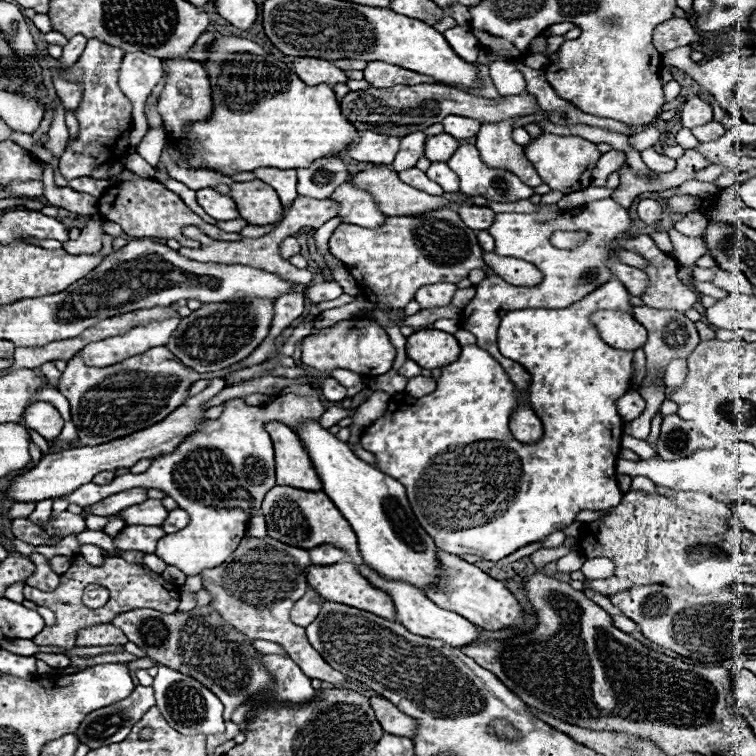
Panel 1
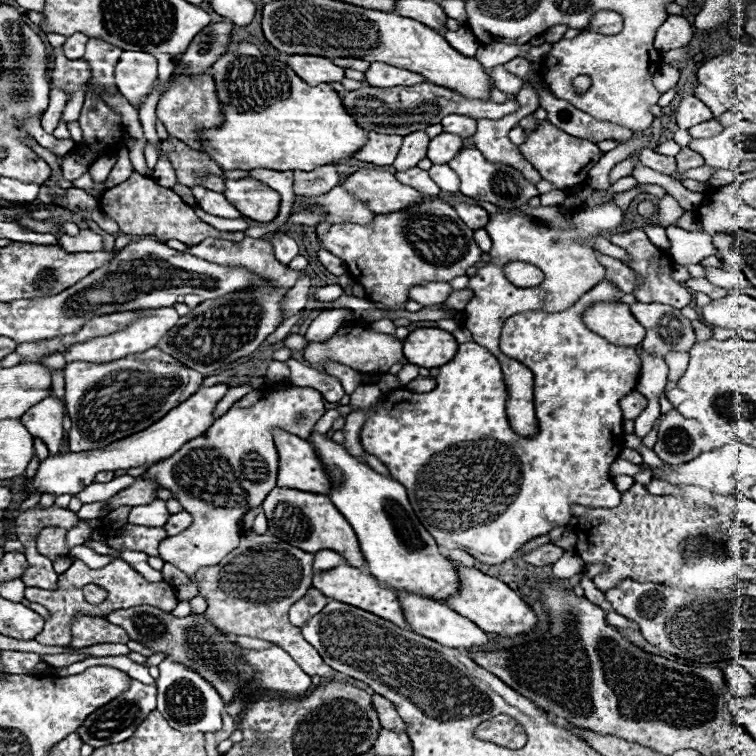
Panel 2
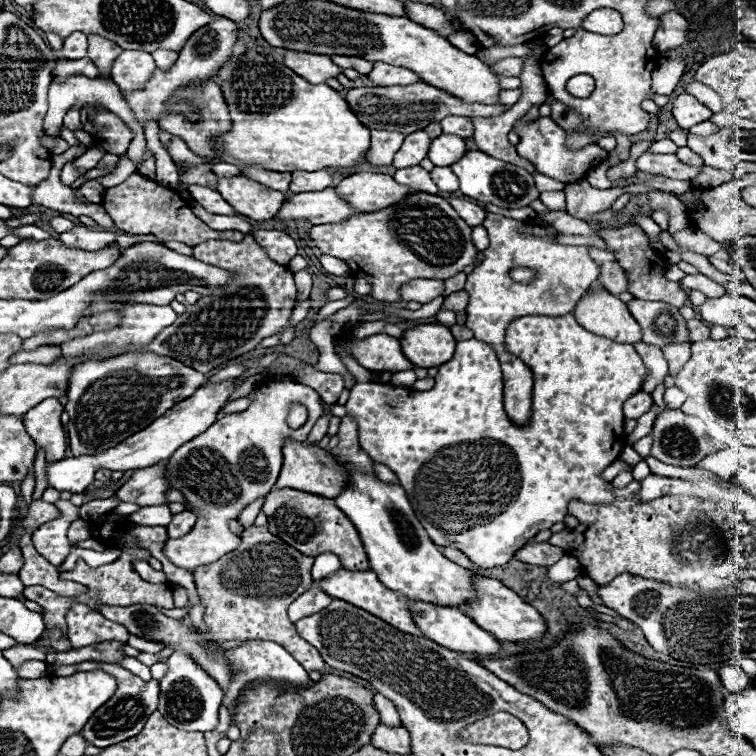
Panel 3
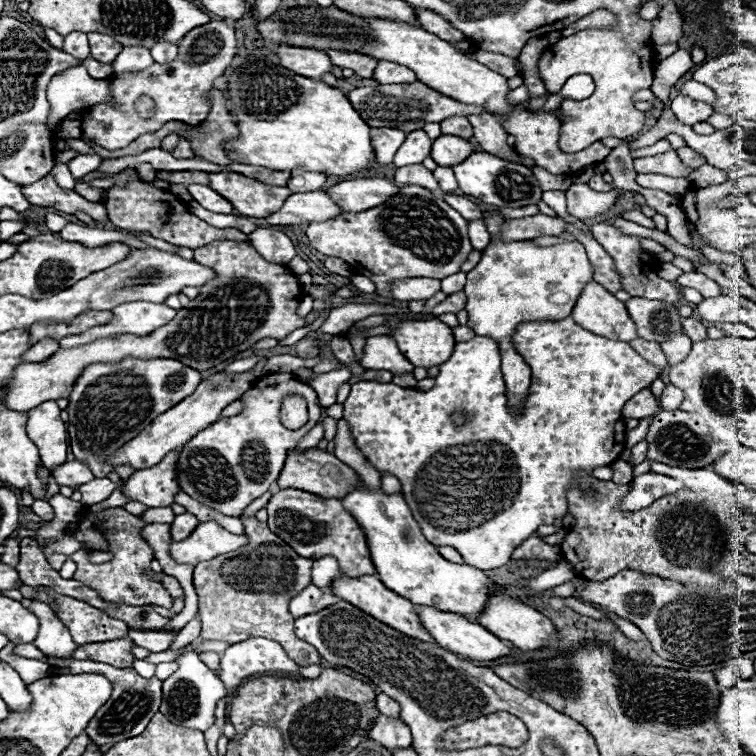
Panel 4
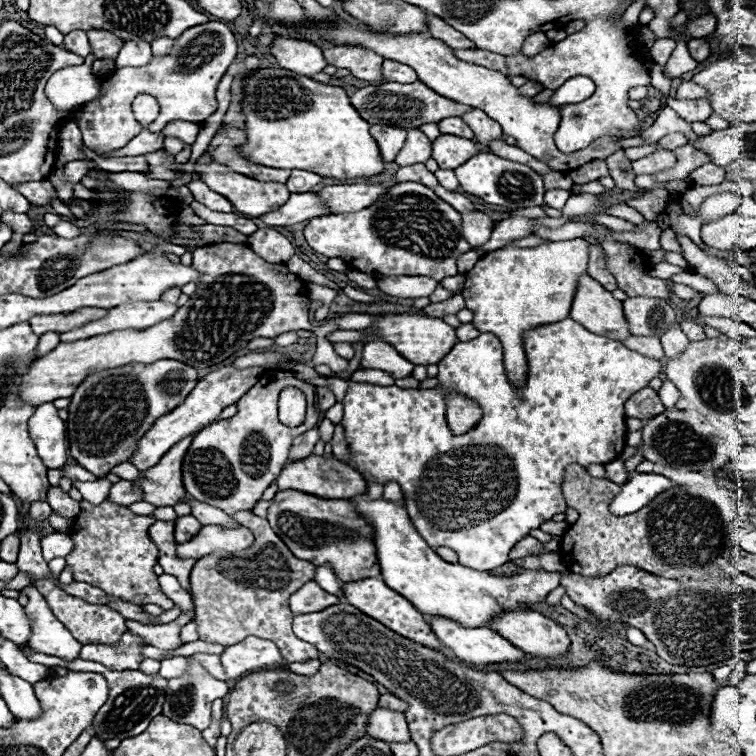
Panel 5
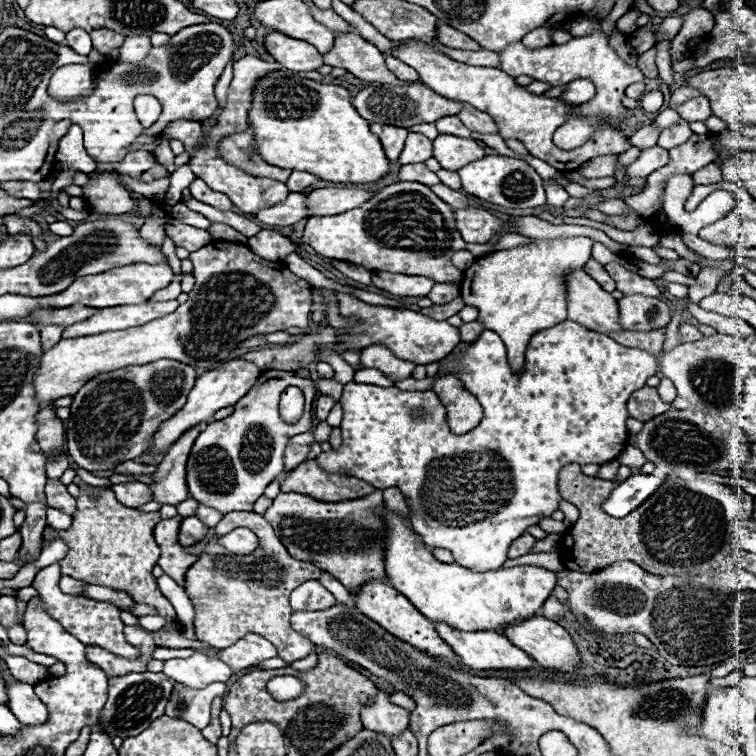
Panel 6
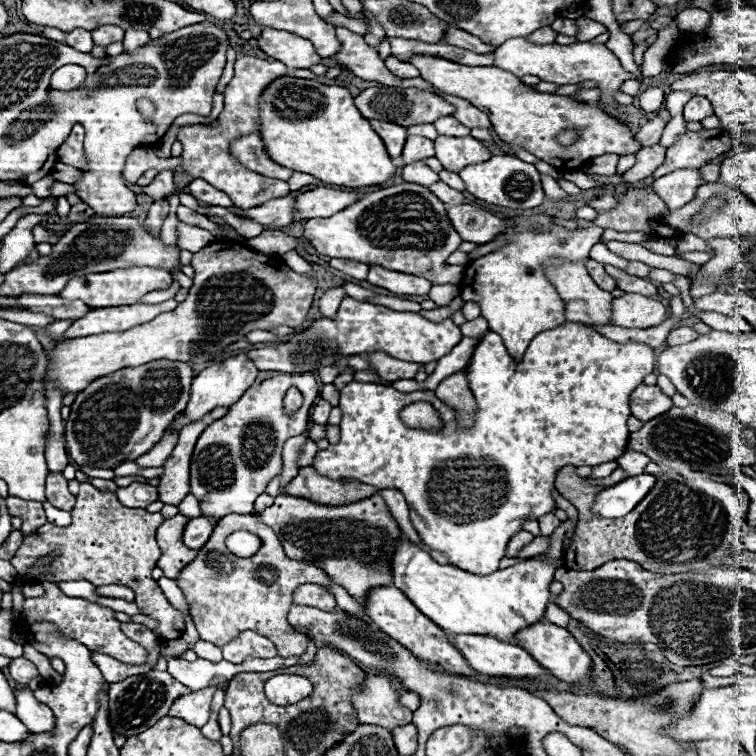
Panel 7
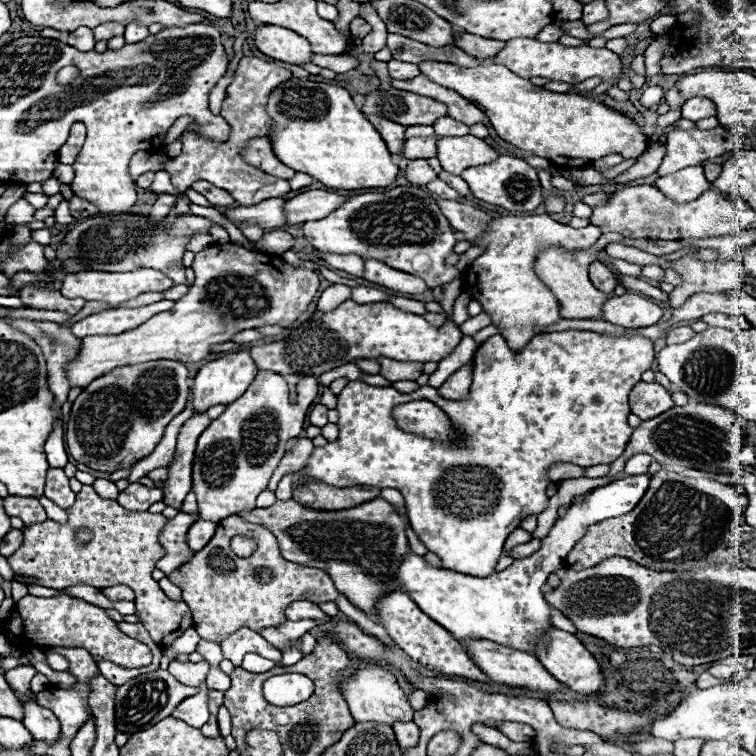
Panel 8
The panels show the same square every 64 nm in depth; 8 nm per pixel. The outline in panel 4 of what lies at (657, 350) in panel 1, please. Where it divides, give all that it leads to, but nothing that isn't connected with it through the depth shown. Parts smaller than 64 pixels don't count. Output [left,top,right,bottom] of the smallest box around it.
[624,298,682,342]

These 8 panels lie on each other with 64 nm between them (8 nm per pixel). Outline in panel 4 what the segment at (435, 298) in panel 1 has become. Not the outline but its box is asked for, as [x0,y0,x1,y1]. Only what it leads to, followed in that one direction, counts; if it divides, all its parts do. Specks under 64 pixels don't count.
[390,278,440,300]

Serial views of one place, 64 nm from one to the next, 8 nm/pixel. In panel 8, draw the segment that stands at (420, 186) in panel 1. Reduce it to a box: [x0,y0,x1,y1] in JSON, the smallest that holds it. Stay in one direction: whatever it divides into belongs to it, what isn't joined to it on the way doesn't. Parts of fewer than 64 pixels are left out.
[406,160,436,184]

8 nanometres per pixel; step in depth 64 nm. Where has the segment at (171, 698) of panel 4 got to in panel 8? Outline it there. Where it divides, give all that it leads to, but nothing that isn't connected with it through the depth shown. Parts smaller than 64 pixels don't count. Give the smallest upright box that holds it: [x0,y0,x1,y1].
[172,682,208,728]

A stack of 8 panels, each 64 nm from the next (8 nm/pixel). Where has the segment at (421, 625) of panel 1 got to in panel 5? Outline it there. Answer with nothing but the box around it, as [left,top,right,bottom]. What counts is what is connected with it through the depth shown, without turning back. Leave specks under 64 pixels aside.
[424,616,524,666]

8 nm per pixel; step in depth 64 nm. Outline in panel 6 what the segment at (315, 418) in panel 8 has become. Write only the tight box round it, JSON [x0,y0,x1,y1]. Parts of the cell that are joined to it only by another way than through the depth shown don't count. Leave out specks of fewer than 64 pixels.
[314,396,334,422]

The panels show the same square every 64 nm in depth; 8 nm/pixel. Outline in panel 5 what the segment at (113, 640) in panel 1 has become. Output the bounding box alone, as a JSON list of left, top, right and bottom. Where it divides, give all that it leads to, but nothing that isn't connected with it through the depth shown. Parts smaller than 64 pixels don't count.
[32,558,126,644]

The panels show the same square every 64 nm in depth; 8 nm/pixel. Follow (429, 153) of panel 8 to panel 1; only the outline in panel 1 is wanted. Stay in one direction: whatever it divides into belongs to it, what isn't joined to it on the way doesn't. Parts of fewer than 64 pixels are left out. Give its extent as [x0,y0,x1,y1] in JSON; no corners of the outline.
[392,132,426,172]

